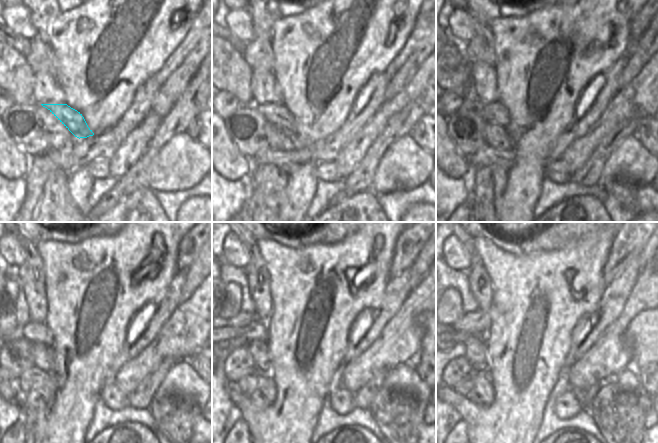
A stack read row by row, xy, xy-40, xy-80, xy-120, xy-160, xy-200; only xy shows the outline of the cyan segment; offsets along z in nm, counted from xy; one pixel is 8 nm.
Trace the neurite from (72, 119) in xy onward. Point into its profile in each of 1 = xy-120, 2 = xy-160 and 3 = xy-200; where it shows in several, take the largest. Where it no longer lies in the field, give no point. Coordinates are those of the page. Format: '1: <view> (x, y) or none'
1: xy-120 (33, 331)
2: xy-160 (232, 338)
3: xy-200 (456, 337)

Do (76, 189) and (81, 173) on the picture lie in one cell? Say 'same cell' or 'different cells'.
same cell

